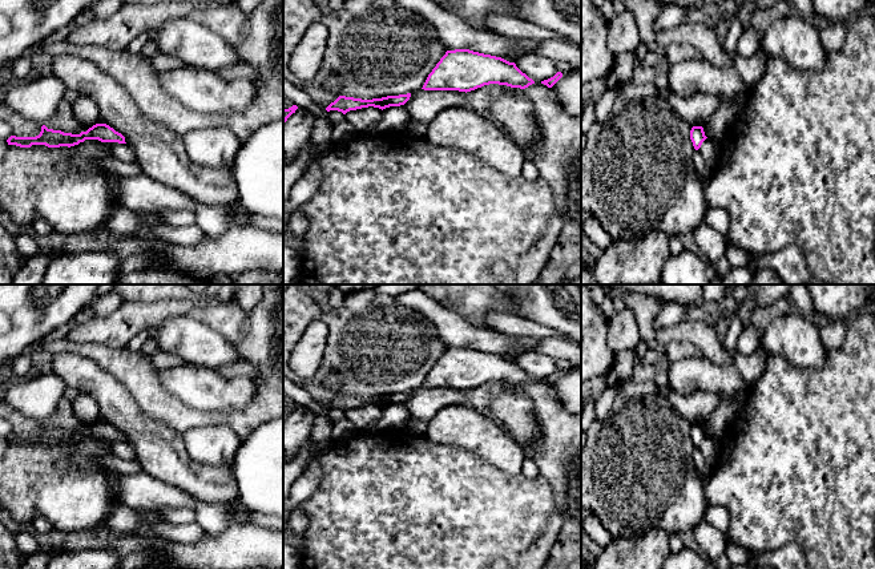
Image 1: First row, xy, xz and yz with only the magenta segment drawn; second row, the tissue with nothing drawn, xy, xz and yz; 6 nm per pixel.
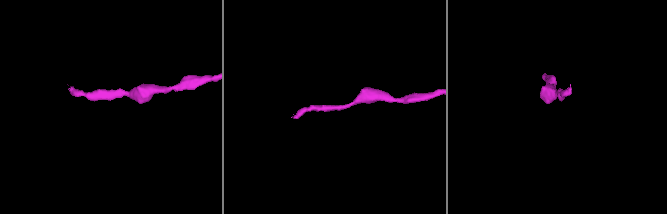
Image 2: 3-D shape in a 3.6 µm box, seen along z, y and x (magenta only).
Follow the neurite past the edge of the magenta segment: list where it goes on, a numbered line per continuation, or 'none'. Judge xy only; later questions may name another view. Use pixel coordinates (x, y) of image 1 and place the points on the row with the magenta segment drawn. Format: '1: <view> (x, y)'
none

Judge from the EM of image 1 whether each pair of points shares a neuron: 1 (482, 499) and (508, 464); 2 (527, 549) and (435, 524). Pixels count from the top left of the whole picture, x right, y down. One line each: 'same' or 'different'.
1: different
2: same

